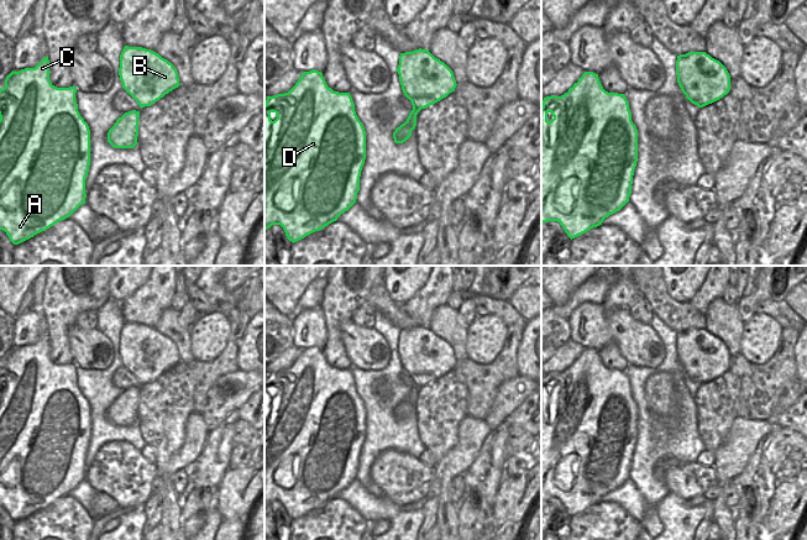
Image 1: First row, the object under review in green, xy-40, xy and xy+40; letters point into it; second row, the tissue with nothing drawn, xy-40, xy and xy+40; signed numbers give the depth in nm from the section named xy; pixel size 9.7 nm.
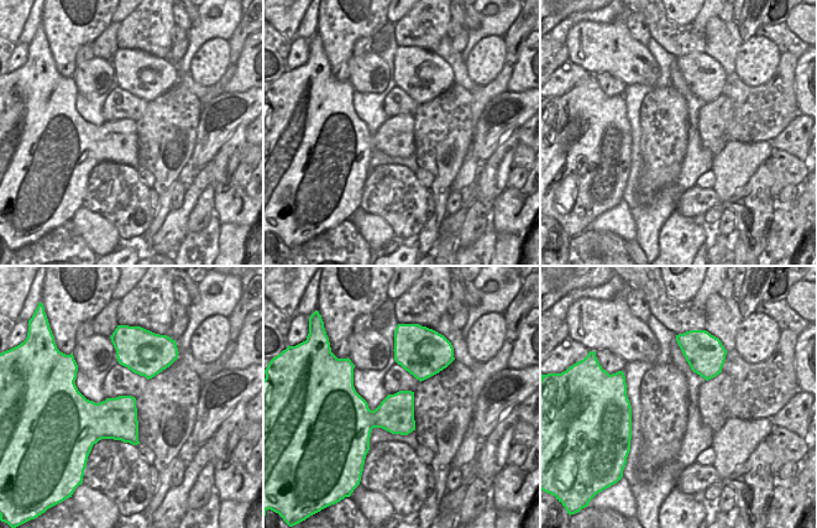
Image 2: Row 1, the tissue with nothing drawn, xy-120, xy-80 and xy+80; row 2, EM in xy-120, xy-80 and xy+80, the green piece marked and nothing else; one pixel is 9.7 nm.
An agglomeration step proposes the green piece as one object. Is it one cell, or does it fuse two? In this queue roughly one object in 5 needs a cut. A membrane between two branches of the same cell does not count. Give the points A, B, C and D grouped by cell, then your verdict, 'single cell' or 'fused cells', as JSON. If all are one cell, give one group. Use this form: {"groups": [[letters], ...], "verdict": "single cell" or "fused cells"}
{"groups": [["A", "B", "C", "D"]], "verdict": "single cell"}

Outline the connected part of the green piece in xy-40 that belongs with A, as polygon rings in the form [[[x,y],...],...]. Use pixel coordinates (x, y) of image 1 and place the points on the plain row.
[[[44,334],[35,345],[11,348],[0,366],[0,507],[5,508],[14,521],[19,521],[35,512],[46,508],[58,498],[69,494],[80,482],[85,481],[85,456],[90,442],[90,407],[78,388],[77,365],[57,365],[49,357],[49,337]]]

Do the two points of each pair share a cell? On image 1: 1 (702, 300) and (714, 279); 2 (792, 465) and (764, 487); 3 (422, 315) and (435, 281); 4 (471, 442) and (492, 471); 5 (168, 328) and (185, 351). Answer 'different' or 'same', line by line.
1: same
2: different
3: same
4: different
5: same

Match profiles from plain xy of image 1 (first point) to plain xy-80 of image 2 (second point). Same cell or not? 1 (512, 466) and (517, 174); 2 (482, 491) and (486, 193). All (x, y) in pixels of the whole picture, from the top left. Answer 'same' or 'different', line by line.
1: same
2: same

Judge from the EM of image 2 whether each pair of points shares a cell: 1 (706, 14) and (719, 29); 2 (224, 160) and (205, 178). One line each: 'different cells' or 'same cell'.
1: different cells
2: different cells

